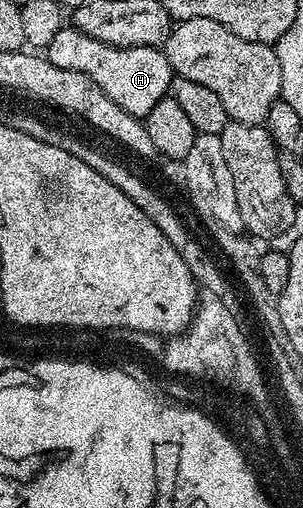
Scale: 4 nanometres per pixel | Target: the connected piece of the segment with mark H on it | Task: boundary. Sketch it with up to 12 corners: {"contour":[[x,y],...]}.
{"contour":[[64,26],[44,50],[144,118],[170,91],[165,51]]}

